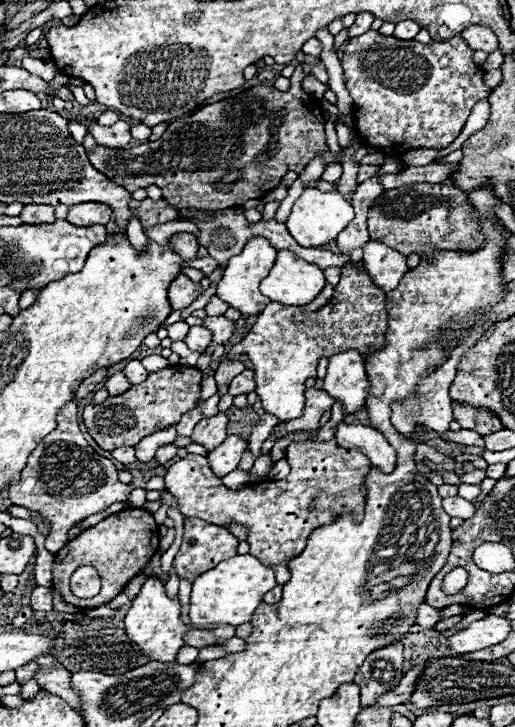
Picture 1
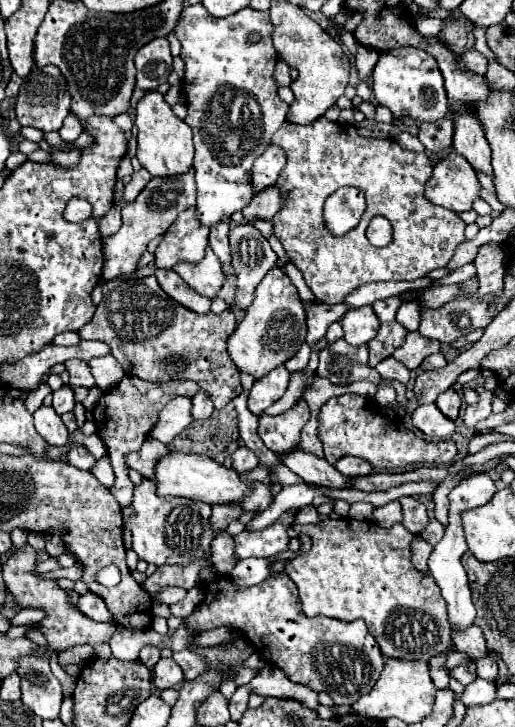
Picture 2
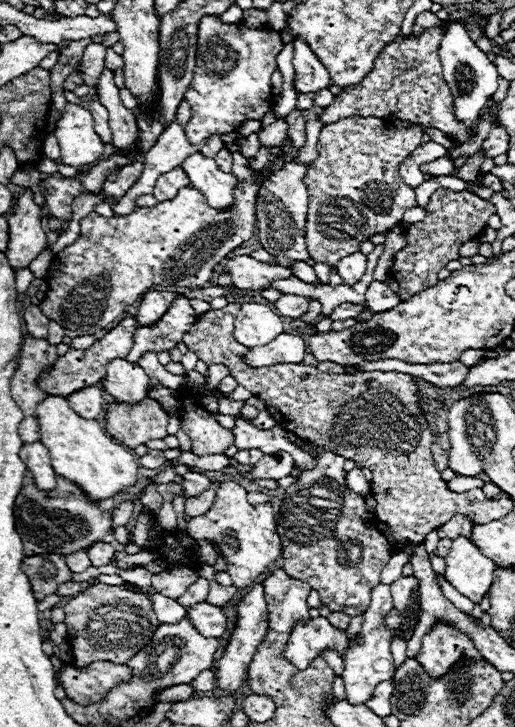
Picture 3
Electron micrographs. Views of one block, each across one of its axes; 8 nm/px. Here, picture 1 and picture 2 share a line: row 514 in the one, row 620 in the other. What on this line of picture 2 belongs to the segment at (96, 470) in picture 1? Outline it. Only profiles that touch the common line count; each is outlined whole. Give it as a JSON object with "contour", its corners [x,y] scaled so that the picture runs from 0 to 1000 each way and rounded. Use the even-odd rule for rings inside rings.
{"contour":[[[50,751],[47,757],[31,757],[31,762],[16,765],[16,770],[8,773],[8,801],[19,812],[19,817],[31,823],[31,828],[43,836],[82,836],[93,842],[93,847],[82,853],[78,869],[85,872],[85,878],[101,894],[117,897],[117,894],[128,894],[128,891],[148,889],[148,886],[183,889],[190,883],[214,883],[214,875],[225,869],[221,858],[194,858],[194,856],[183,856],[183,853],[159,847],[144,836],[132,814],[113,809],[109,798],[82,801],[74,790],[58,787],[66,781],[70,781],[70,762],[66,762],[62,751]]]}

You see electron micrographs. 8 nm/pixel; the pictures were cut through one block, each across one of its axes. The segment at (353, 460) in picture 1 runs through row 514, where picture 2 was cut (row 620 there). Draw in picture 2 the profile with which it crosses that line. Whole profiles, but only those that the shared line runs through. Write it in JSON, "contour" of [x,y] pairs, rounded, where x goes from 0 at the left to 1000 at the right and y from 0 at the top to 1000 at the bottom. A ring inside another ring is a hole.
{"contour":[[[551,787],[528,790],[482,812],[458,812],[439,792],[408,801],[396,825],[365,850],[357,850],[357,861],[377,864],[381,869],[423,861],[470,867],[474,875],[497,886],[501,897],[520,905],[517,911],[540,916],[567,938],[590,941],[610,952],[633,952],[649,968],[687,968],[703,955],[715,955],[746,916],[746,902],[707,861],[707,853],[652,856],[652,850],[633,847],[590,847],[575,803]],[[637,913],[645,913],[656,927],[645,927]]]}

